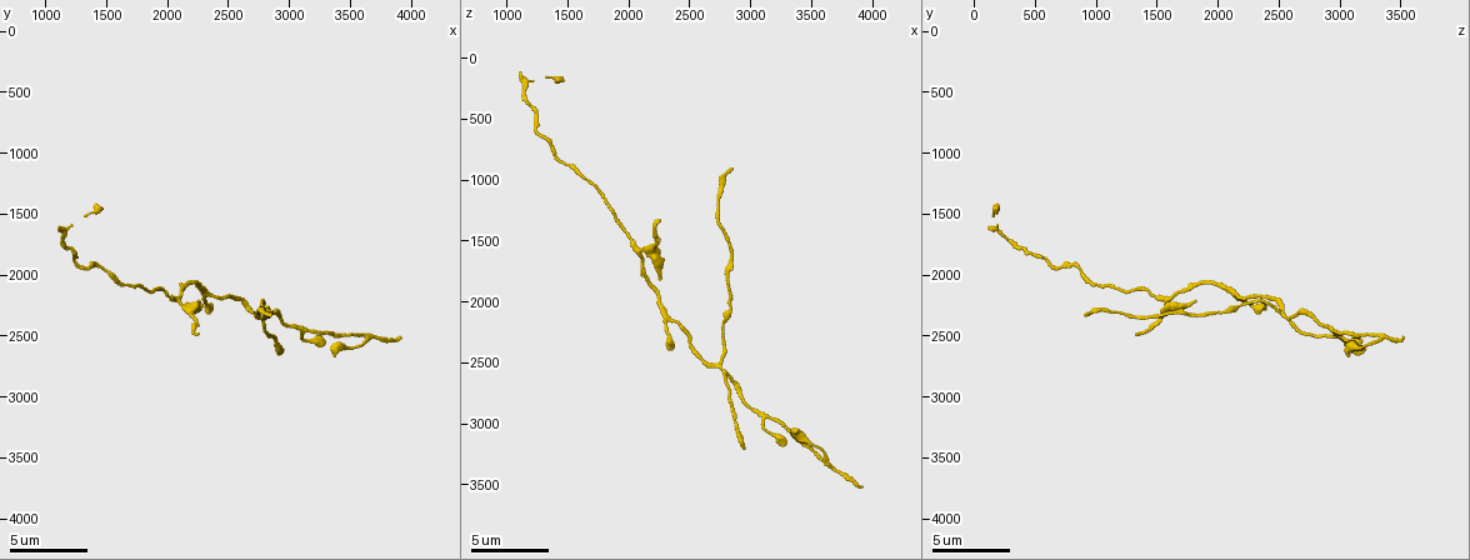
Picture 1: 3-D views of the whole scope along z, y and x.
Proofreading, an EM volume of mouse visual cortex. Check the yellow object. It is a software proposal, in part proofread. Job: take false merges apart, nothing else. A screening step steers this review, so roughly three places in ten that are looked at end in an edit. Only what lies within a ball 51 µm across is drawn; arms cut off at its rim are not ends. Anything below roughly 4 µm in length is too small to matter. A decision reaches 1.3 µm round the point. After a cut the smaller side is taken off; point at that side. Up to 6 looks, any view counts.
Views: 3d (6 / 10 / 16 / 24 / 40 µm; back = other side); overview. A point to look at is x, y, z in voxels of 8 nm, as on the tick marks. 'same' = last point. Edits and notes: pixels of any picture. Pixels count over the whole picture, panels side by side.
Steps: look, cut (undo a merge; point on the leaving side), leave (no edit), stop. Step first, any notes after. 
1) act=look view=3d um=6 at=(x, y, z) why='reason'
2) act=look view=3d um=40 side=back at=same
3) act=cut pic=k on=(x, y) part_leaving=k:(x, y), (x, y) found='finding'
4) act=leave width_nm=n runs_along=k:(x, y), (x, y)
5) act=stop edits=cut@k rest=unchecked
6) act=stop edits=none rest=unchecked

act=look view=3d um=6 at=(2120, 2240, 1580) why='looks like a crossing'

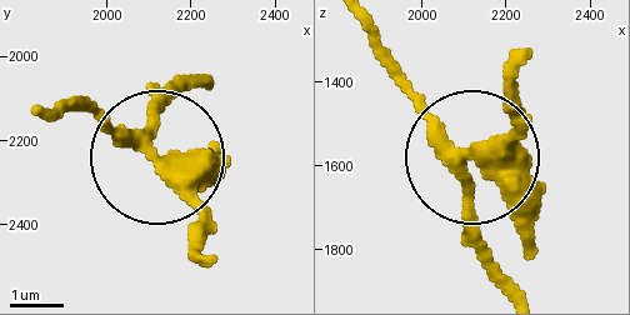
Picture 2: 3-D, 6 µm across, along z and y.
act=leave arms=4 runs_along=2:(508, 284), (466, 168), (516, 114), (520, 78) found='all the same neuron'

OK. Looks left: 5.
act=look view=3d um=10 at=(2340, 2160, 2140) why='three-way junction'

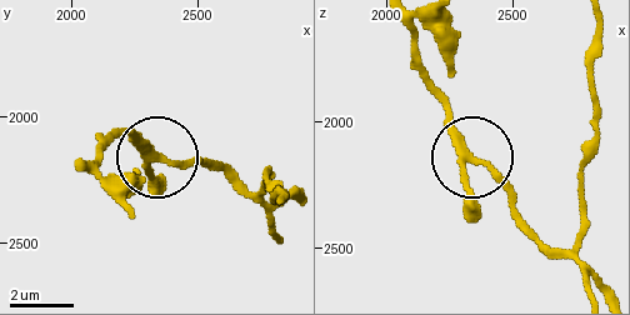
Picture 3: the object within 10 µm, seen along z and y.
act=look view=3d um=10 side=back at=(2350, 2150, 2140)

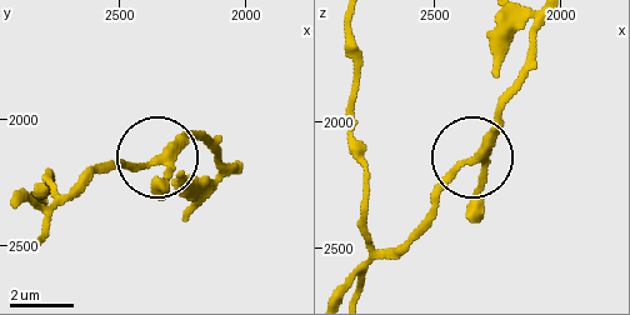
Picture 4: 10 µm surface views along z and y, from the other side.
act=leave arms=3 found='continuous, no second neuron'

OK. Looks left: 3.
act=look view=3d um=6 at=(2740, 2320, 2560) why='four-way junction'

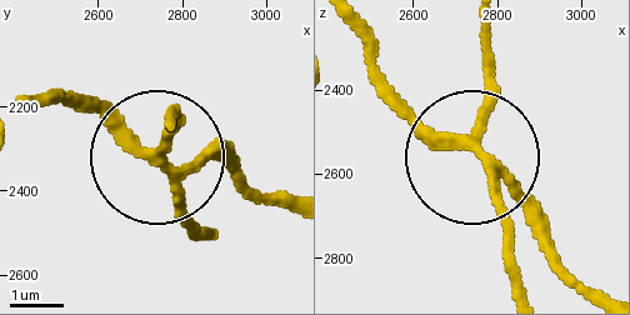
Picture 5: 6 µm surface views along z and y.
act=cut pic=5 on=(184, 124) arms=4 found='a second neuron is stuck on'

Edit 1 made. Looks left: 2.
act=stop edits=cut@5 rest=unchecked

